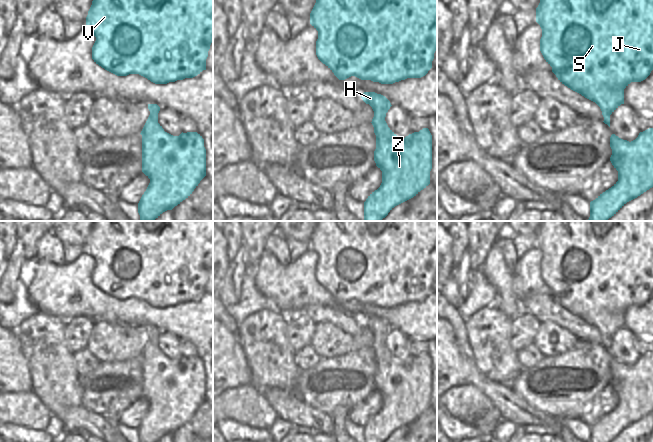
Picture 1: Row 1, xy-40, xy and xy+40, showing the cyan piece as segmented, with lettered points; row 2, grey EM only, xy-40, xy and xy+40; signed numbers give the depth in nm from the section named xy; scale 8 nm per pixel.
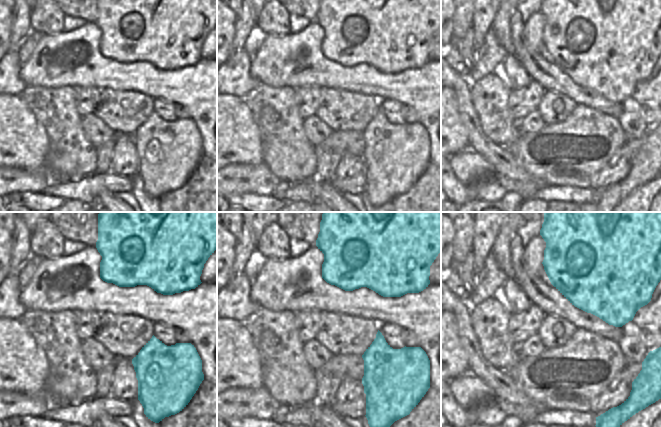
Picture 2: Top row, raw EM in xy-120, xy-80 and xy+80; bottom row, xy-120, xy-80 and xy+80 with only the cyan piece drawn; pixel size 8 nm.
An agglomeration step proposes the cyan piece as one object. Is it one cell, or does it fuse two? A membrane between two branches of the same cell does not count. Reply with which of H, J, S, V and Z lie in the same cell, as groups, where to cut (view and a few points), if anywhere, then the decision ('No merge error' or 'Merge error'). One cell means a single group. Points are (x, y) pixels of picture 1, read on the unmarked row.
Groups: H J S V Z. No split. No merge error.

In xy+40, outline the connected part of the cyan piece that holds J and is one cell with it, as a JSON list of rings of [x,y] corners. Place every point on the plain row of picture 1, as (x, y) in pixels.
[[[541,221],[540,227],[536,232],[536,246],[542,253],[542,261],[540,263],[540,275],[546,286],[552,291],[552,296],[556,299],[558,304],[570,312],[571,314],[581,318],[585,322],[595,326],[601,333],[604,341],[604,347],[610,351],[610,339],[621,329],[624,328],[624,313],[631,306],[641,306],[645,304],[653,294],[653,221]]]

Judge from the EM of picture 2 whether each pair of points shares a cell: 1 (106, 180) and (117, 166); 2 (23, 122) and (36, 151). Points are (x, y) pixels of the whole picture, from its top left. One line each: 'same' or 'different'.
1: different
2: same

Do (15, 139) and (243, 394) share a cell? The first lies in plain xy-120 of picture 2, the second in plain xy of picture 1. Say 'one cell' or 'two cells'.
two cells

